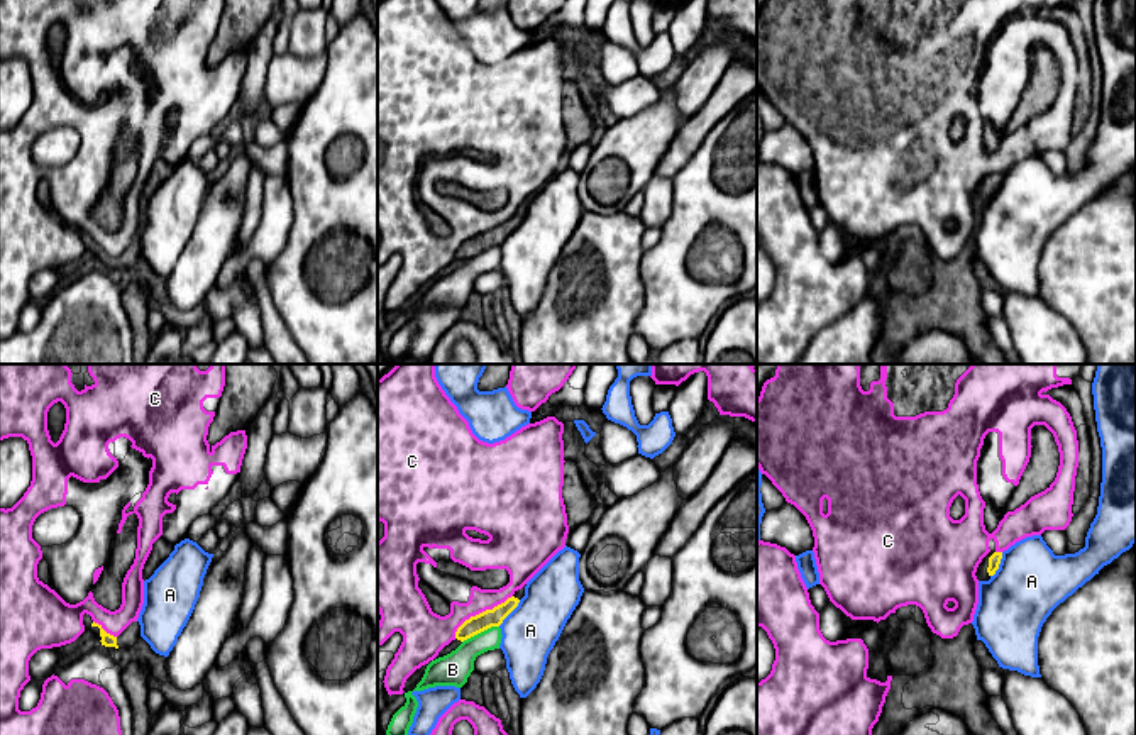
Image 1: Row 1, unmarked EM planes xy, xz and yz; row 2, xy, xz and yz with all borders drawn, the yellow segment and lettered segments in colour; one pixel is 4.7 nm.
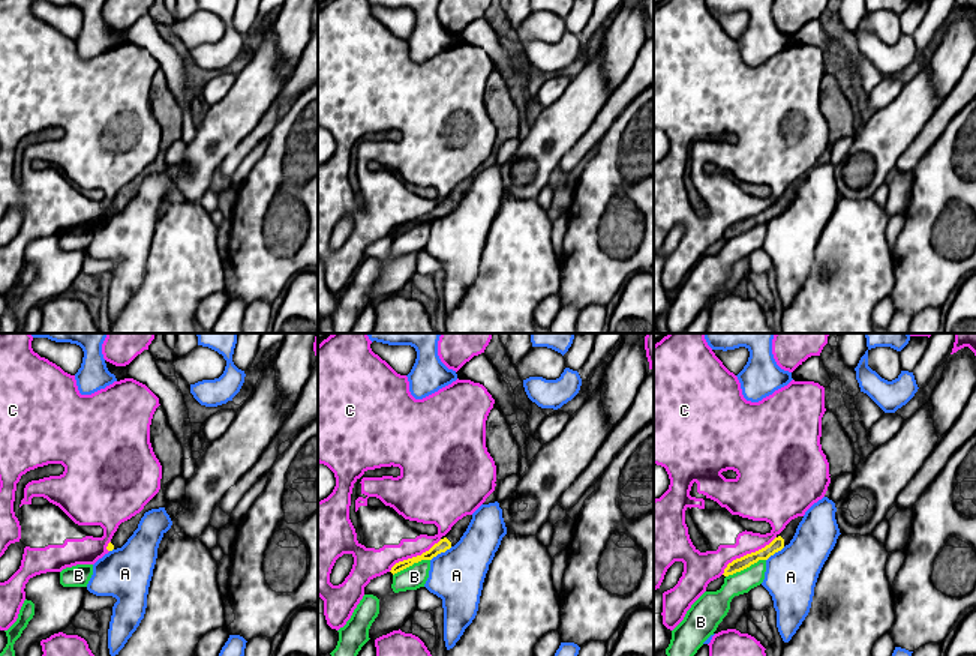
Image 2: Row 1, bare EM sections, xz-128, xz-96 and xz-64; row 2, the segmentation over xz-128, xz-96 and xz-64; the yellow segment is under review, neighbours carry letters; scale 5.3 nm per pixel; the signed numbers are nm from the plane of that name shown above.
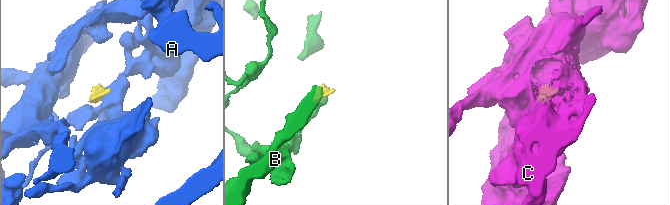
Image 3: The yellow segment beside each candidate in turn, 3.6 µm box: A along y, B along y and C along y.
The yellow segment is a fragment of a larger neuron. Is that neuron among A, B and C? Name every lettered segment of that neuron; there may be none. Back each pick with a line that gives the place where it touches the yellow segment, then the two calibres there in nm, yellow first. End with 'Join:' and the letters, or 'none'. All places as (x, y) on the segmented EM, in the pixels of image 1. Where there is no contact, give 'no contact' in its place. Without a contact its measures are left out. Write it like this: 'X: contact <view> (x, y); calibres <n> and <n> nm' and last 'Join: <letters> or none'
Join: none

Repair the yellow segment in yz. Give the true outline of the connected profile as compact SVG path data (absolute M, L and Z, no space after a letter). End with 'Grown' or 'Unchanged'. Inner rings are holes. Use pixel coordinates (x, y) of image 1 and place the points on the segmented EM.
M989 552L977 567L977 579L989 581L999 569L1002 552Z. Grown

